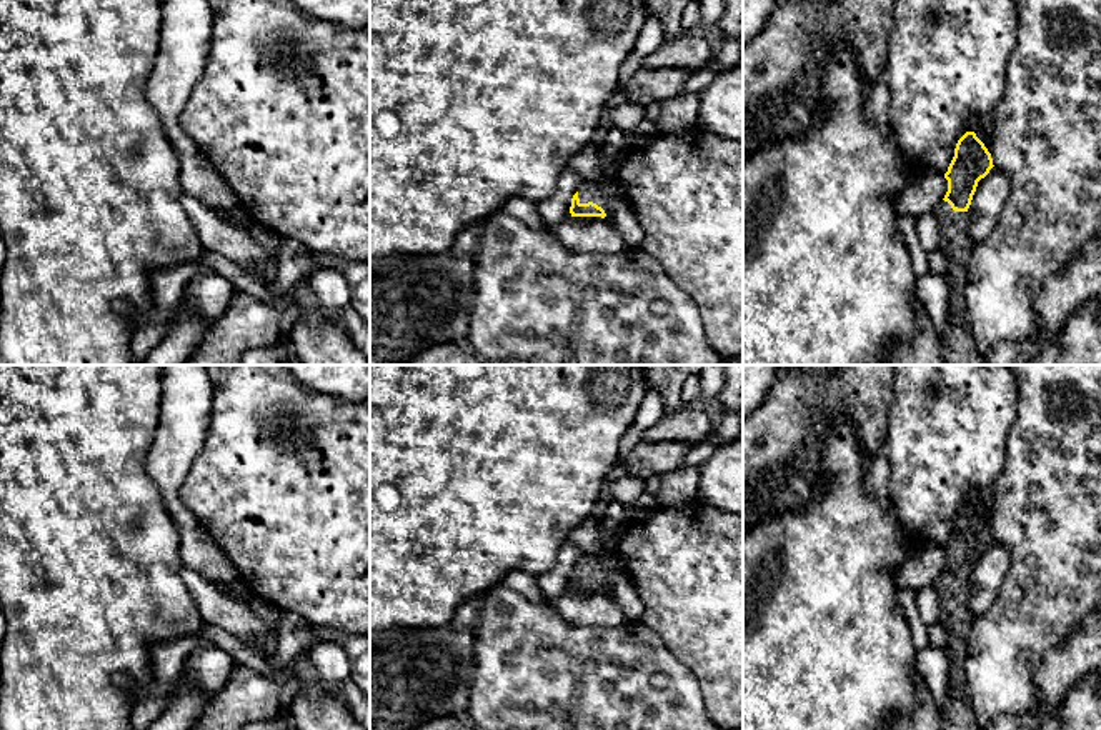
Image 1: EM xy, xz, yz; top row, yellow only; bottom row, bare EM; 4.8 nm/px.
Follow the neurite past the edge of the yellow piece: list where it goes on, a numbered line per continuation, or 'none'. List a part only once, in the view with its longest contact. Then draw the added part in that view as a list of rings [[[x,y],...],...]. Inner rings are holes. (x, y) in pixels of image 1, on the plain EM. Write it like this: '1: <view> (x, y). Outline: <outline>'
1: xz (587, 565). Outline: [[[581,555],[581,558],[578,560],[578,572],[580,577],[593,575],[605,583],[608,562],[605,562],[603,558]]]

